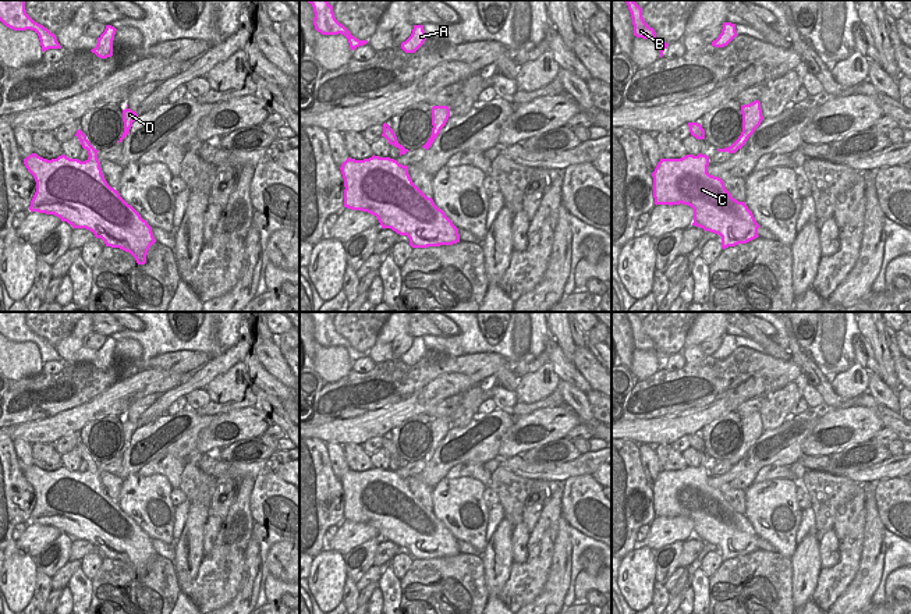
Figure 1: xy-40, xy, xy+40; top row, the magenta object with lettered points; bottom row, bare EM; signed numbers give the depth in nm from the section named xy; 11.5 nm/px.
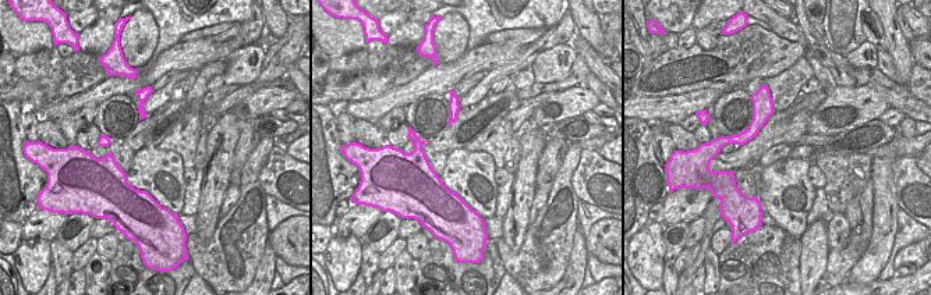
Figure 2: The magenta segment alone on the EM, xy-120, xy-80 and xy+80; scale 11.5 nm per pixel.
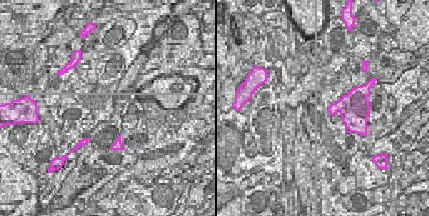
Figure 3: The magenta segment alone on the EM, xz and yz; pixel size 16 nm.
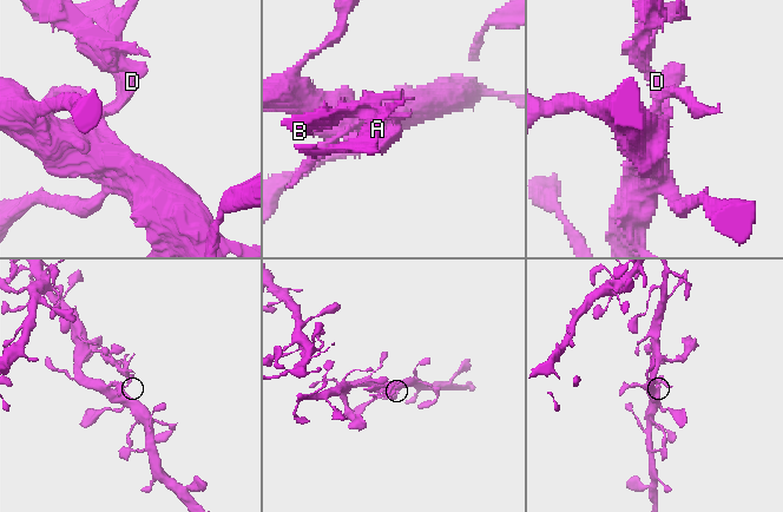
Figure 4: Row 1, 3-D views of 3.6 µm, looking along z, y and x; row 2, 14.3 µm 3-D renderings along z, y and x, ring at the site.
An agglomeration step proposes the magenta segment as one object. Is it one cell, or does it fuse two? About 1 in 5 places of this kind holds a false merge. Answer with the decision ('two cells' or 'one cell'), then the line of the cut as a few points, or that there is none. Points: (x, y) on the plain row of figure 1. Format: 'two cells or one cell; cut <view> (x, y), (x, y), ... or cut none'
one cell; cut none

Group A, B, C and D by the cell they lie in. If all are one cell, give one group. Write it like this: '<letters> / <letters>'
A B C D

